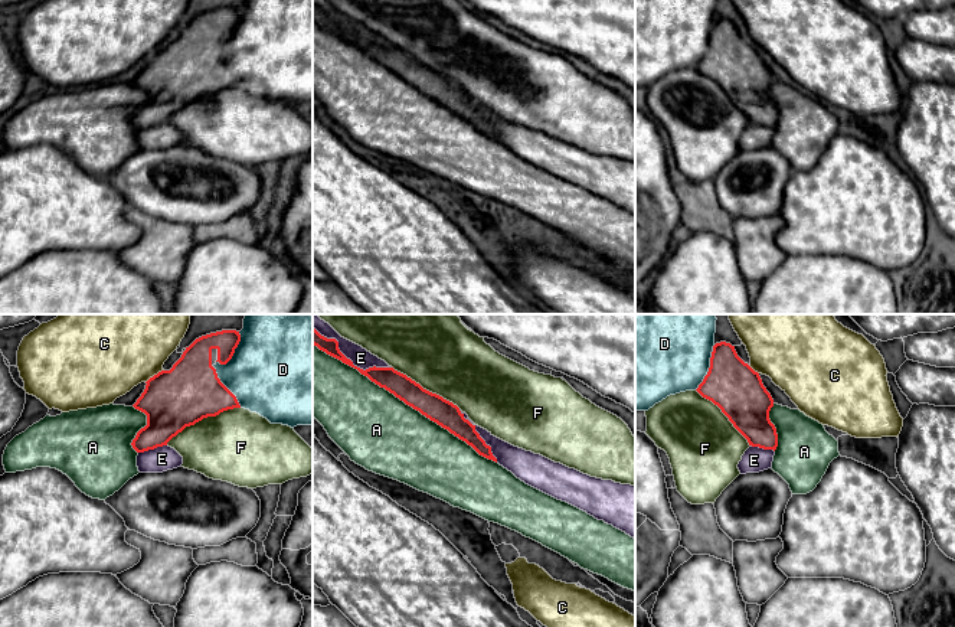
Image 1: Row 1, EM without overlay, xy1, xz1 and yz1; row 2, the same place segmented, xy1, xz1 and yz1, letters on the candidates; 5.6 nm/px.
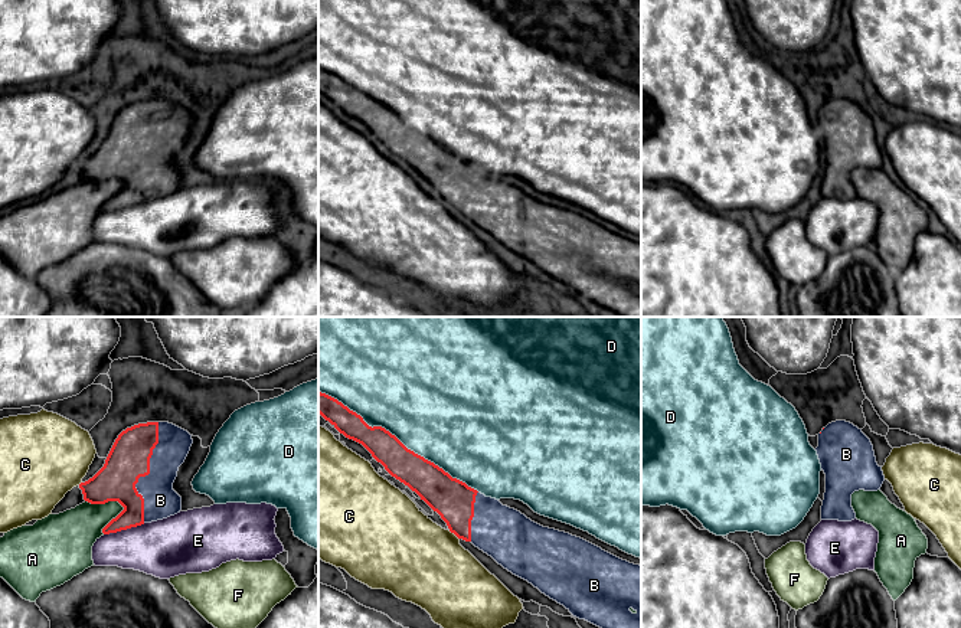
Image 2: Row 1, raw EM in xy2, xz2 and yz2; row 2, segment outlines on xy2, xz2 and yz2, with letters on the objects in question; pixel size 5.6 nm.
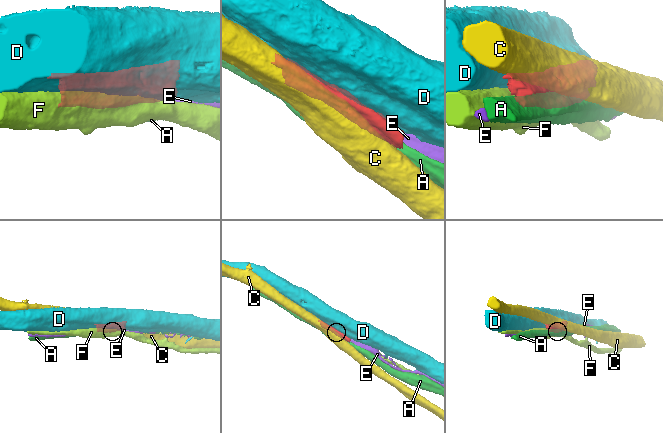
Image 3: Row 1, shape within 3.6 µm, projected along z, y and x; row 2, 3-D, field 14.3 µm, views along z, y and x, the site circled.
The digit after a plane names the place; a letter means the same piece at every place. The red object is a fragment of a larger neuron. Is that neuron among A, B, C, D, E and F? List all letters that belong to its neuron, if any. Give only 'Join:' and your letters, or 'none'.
Join: B

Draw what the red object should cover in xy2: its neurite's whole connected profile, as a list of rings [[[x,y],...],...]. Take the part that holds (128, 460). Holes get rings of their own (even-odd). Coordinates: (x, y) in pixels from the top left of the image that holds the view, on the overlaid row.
[[[169,422],[138,423],[118,435],[104,467],[92,478],[79,484],[85,501],[91,504],[118,501],[124,507],[102,529],[104,534],[163,520],[180,513],[182,497],[173,490],[173,483],[192,444],[193,439],[187,431]]]

